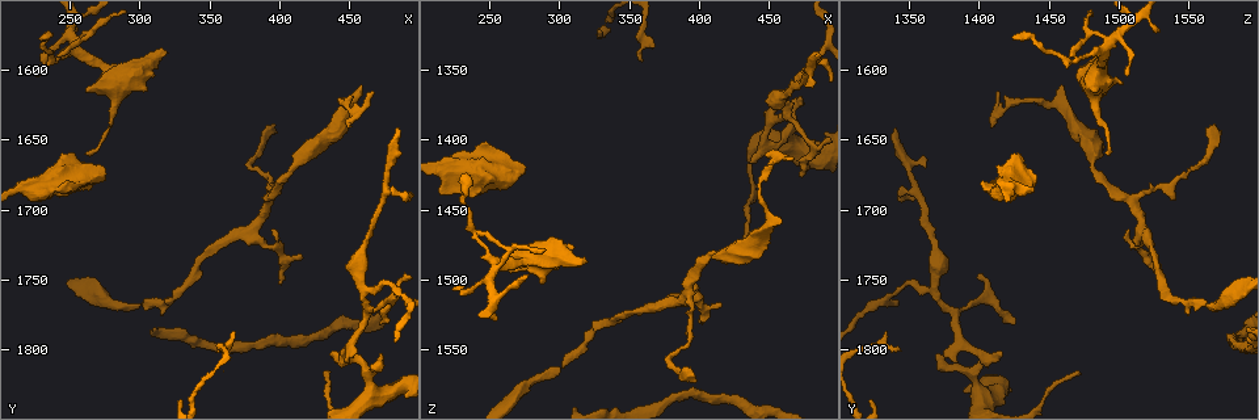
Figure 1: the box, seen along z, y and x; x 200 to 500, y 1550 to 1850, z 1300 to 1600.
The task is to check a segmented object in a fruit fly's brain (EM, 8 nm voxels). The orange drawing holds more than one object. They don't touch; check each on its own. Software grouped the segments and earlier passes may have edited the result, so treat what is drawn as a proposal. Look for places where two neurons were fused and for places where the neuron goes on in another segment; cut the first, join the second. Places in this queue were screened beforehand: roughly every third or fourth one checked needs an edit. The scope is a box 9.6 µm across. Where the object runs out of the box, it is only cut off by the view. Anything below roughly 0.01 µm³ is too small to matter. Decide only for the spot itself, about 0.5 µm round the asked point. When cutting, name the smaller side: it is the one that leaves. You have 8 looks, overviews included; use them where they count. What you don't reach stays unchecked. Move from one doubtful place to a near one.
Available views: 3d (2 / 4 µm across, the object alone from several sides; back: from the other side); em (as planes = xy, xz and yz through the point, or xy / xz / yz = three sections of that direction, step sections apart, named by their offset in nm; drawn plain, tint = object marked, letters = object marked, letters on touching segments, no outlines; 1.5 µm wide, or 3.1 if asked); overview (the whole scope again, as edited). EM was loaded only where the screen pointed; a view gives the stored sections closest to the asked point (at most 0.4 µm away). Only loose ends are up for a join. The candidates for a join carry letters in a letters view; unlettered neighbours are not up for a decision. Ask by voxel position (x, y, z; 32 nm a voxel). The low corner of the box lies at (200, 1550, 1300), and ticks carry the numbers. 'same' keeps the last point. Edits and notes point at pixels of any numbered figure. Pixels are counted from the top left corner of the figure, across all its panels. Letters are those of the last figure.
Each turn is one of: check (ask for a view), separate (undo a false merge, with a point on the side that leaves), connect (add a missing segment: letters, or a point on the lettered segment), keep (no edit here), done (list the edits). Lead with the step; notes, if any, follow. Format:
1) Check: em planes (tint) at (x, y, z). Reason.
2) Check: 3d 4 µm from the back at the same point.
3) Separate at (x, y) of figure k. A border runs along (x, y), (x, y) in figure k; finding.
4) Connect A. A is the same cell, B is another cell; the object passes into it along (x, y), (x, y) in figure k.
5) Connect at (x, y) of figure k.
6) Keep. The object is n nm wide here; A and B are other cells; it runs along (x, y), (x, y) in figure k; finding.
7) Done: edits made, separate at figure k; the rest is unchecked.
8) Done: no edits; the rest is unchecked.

Check: em xy step 8 (tint) at (426, 1656, 1482). Thick turns thin.

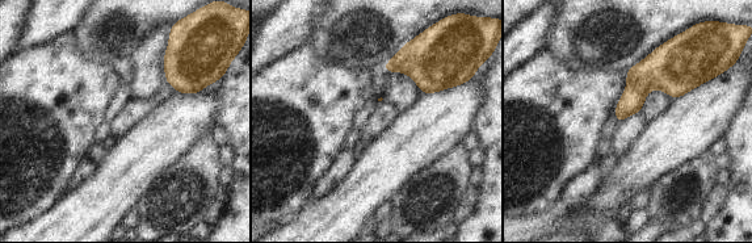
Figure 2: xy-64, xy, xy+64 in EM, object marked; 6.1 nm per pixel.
Check: em planes (letters) at the same point. Cut it another way.

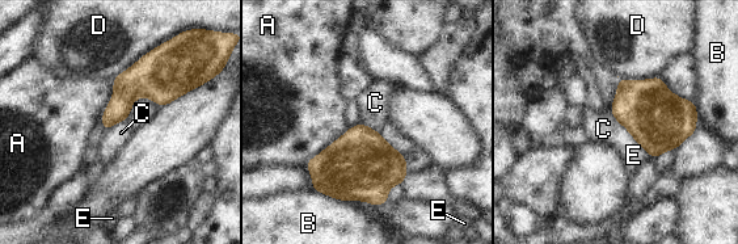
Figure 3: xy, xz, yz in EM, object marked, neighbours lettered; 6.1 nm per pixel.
Keep. A, B, C, D and E are other cells; a border runs along (636, 141), (654, 159) in figure 3; one neuron here.

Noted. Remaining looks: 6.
Check: 3d 2 µm at (232, 1578, 1424). Thin end.

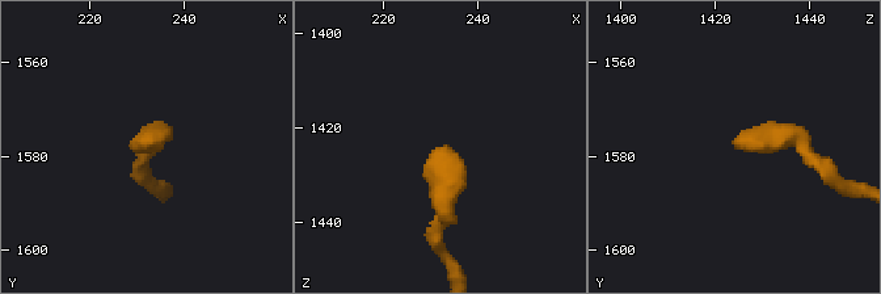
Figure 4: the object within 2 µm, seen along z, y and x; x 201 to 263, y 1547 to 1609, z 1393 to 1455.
Check: em planes (letters) at (233, 1578, 1424).

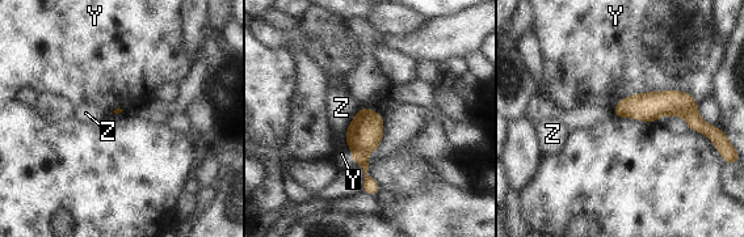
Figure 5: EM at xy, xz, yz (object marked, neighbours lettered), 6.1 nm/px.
Keep. Y and Z are other cells; it runs along (693, 109), (630, 106), (617, 113) in figure 5; no lettered segment goes on from it.

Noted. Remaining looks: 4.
Check: 3d 2 µm at (276, 1676, 1422). Branch stops here.

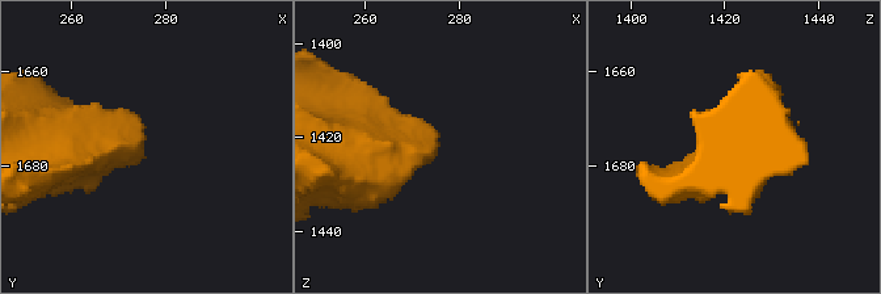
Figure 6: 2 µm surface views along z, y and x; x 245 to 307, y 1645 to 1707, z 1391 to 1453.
Check: em planes (plain) at (276, 1679, 1421).

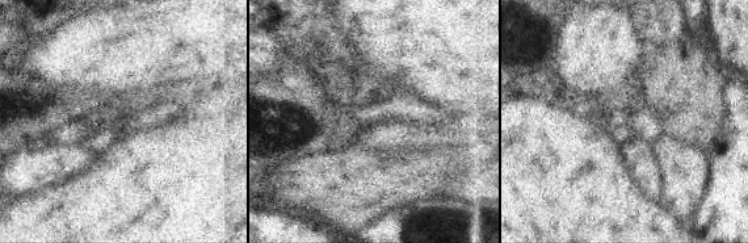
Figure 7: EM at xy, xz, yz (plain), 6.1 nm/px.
Check: em planes (letters) at the same point. See the neighbours.

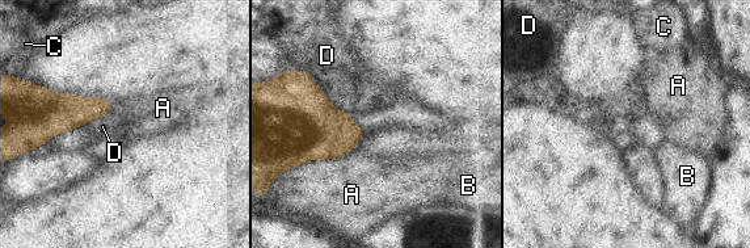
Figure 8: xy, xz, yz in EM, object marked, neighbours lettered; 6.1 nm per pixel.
Keep. A, B, C and D are other cells; a border runs along (357, 146), (342, 155), (321, 160) in figure 8; none of them fits.

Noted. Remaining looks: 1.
Done: no edits; the rest is unchecked.

